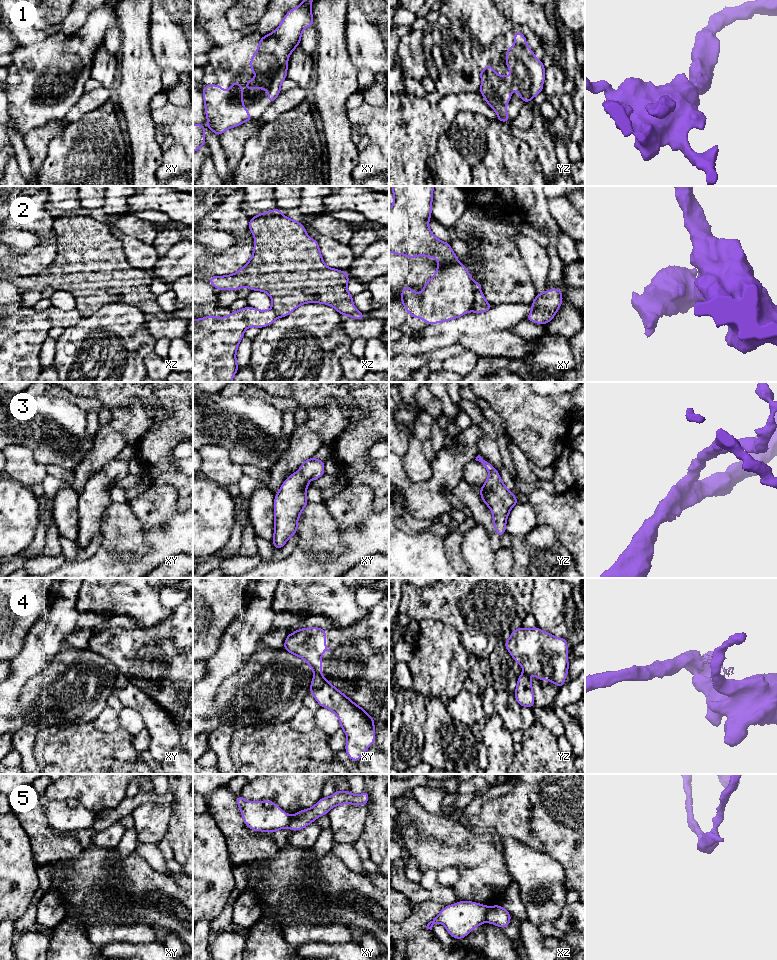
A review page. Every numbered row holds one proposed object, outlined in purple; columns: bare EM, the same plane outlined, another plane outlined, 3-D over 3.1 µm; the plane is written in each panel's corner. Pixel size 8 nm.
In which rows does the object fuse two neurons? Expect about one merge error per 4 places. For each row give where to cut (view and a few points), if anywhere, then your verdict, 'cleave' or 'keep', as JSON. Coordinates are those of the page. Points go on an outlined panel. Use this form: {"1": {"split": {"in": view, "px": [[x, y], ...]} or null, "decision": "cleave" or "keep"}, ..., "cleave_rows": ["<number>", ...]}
{"1": {"split": null, "decision": "keep"}, "2": {"split": {"in": "xy", "px": [[471, 281], [474, 297], [472, 309]]}, "decision": "cleave"}, "3": {"split": null, "decision": "keep"}, "4": {"split": {"in": "xy", "px": [[315, 673], [321, 675]]}, "decision": "cleave"}, "5": {"split": {"in": "xz", "px": [[488, 907], [485, 913], [485, 920]]}, "decision": "cleave"}, "cleave_rows": ["2", "4", "5"]}

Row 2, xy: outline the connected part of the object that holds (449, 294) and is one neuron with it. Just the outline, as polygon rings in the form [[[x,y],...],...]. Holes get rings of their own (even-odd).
[[[393,186],[394,203],[389,209],[389,252],[405,255],[410,259],[416,256],[436,258],[439,266],[435,275],[425,281],[421,293],[413,292],[410,286],[404,286],[400,301],[408,315],[423,319],[427,325],[459,318],[472,310],[474,290],[472,276],[466,266],[457,260],[450,244],[439,240],[429,229],[432,216],[434,186]]]

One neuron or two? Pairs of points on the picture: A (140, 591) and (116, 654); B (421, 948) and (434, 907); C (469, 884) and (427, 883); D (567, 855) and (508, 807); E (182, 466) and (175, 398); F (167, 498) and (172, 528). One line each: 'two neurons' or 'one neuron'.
A: two neurons
B: one neuron
C: two neurons
D: one neuron
E: two neurons
F: two neurons

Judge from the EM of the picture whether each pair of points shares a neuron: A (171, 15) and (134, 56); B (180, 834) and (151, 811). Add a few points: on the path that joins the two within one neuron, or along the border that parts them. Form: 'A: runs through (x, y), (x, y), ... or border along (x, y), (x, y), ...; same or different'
A: border along (150, 16), (149, 42), (155, 62); different
B: border along (171, 805), (169, 826), (164, 836); different

